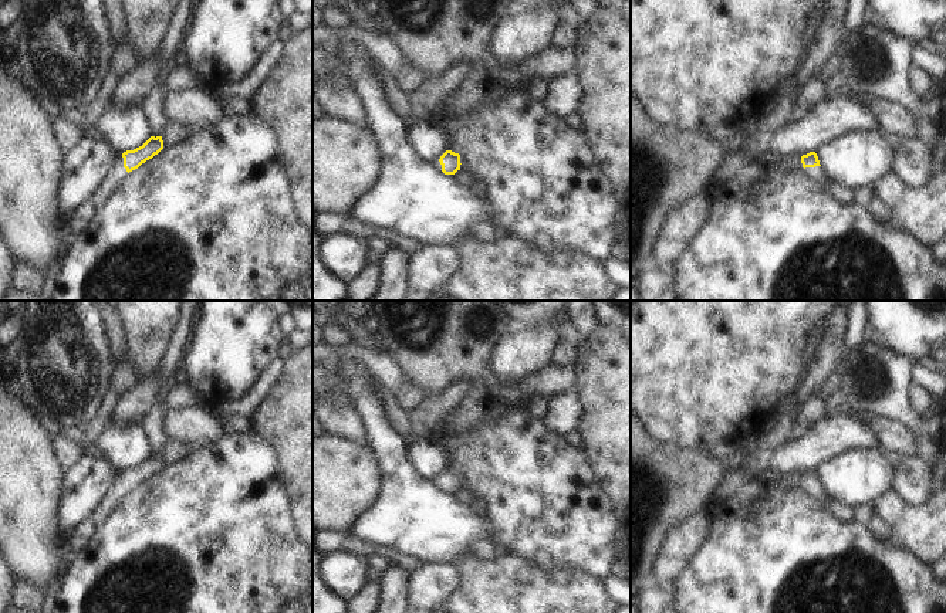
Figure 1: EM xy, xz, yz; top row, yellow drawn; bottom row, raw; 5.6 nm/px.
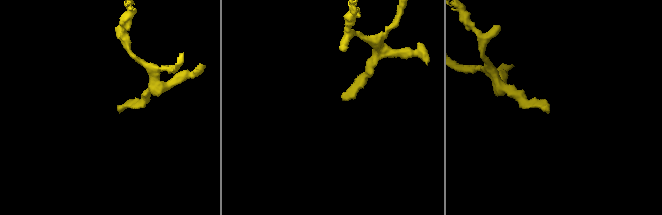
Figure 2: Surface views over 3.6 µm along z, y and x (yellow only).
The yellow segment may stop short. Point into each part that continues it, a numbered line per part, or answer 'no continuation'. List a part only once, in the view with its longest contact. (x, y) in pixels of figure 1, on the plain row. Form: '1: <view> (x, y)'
1: xy (108, 503)

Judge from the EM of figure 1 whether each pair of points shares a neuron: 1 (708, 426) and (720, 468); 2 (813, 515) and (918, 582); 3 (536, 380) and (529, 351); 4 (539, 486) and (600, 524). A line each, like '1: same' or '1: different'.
1: different
2: same
3: different
4: same

